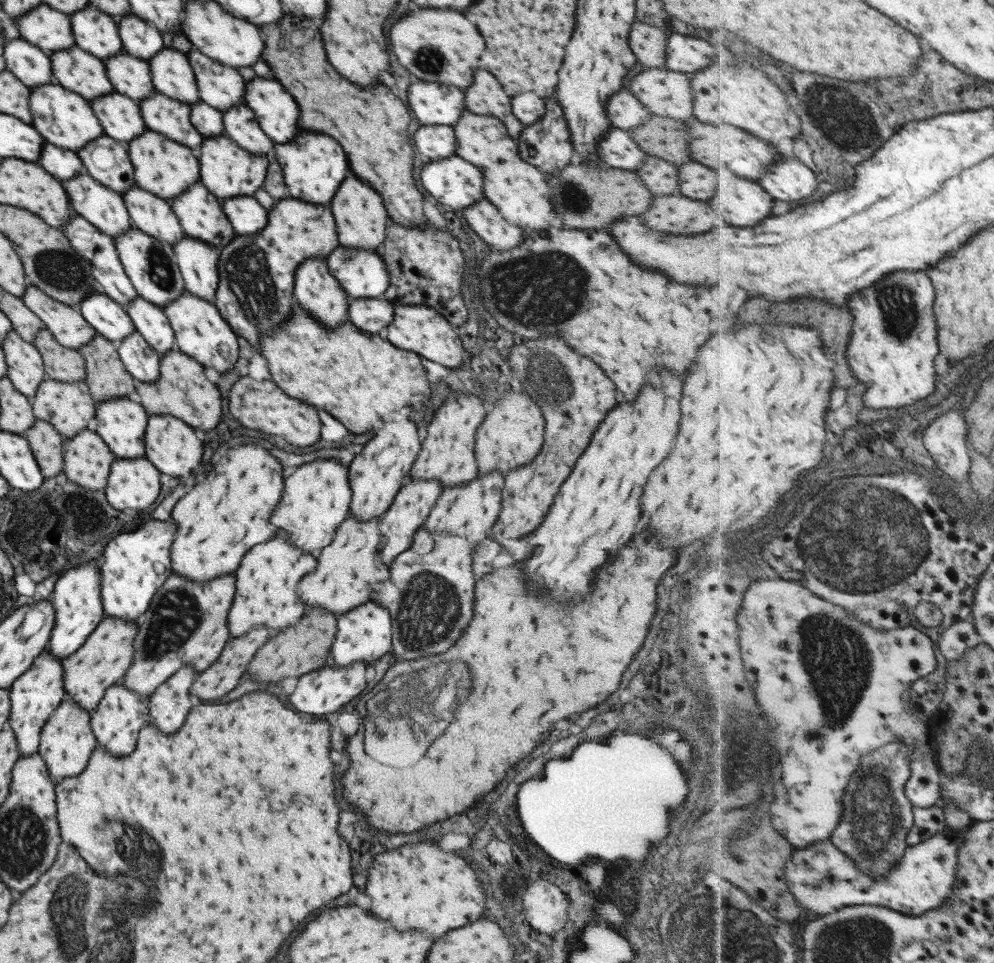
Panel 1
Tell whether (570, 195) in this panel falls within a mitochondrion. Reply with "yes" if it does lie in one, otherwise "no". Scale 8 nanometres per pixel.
yes

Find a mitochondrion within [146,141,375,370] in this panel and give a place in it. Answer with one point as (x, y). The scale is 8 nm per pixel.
(250, 280)

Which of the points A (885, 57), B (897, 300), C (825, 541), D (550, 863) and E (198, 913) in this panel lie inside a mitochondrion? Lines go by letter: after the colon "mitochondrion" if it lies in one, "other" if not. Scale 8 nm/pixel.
A: other
B: mitochondrion
C: mitochondrion
D: other
E: other

